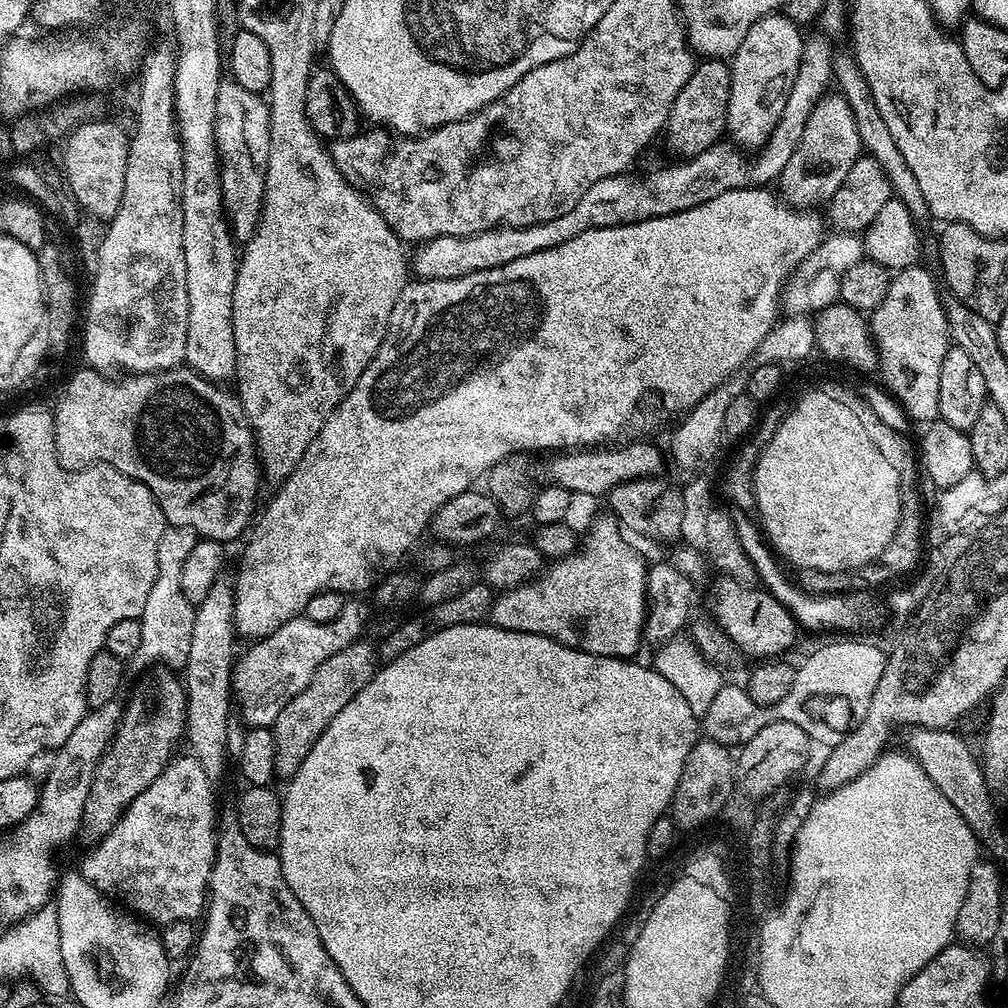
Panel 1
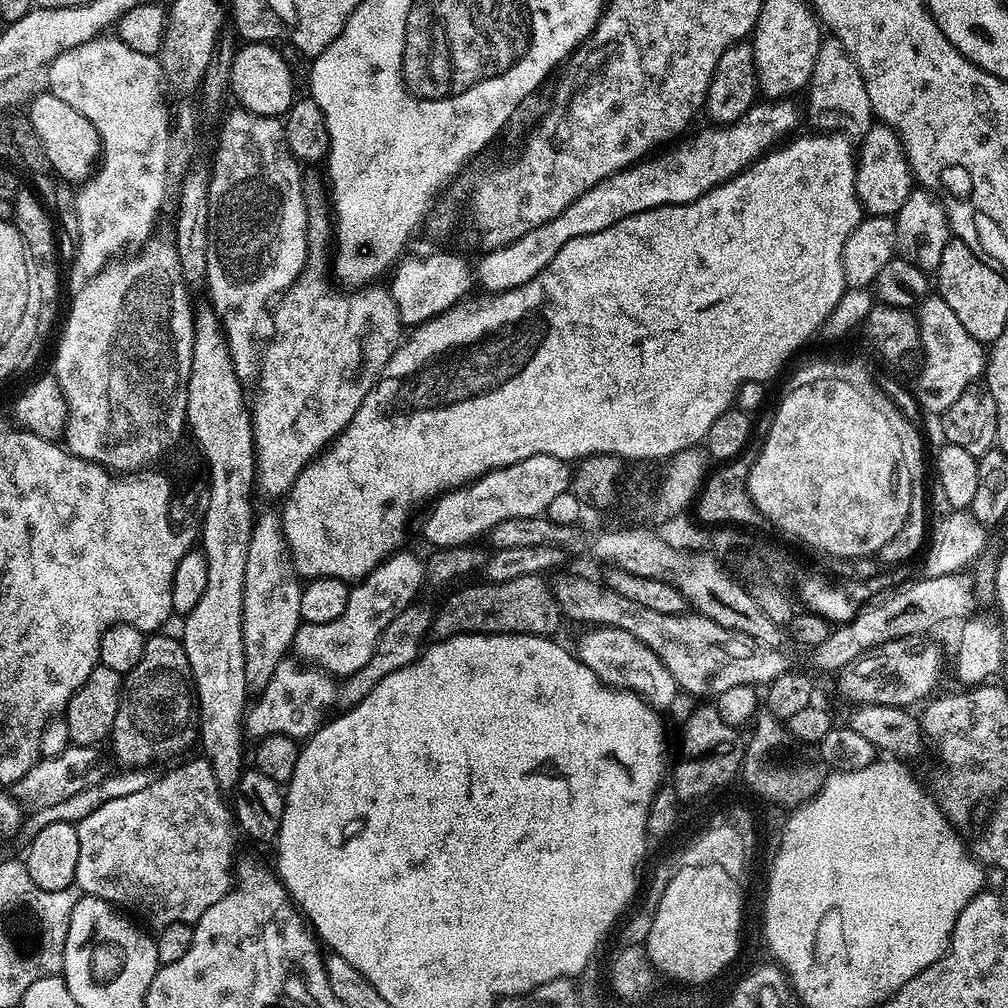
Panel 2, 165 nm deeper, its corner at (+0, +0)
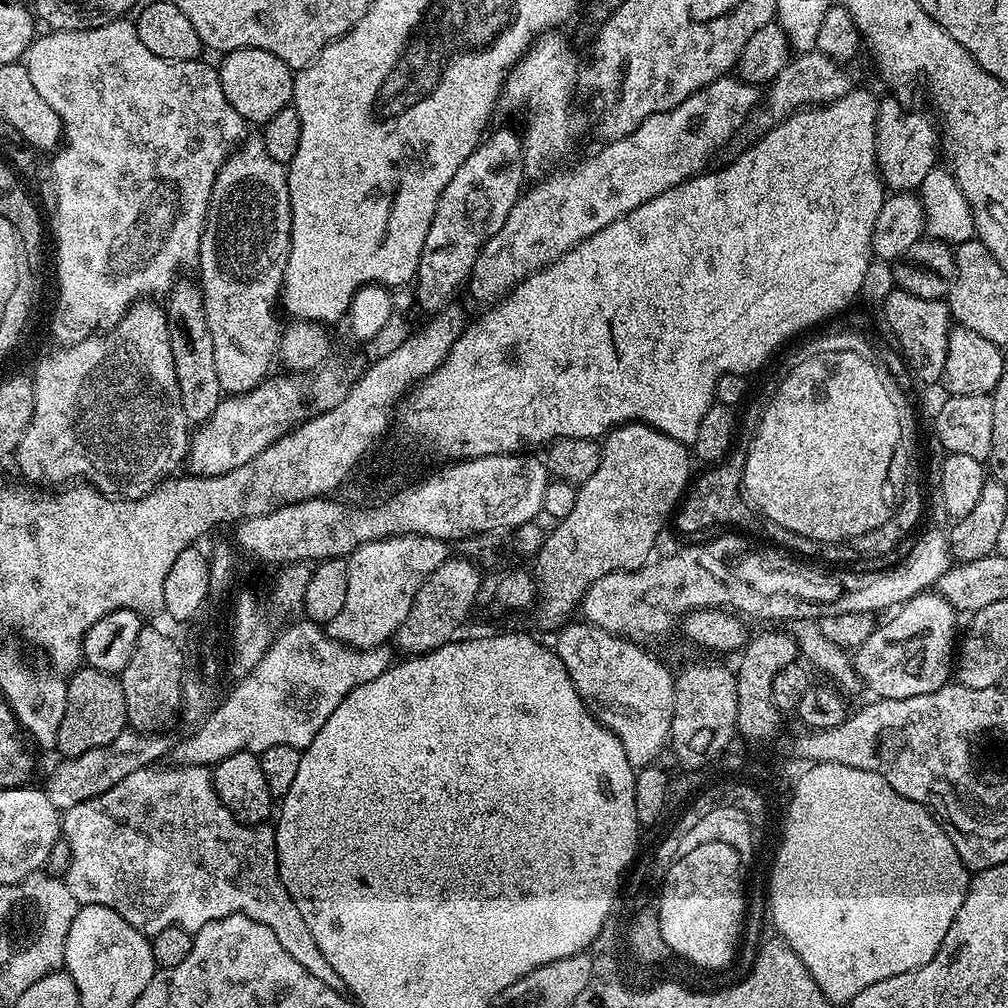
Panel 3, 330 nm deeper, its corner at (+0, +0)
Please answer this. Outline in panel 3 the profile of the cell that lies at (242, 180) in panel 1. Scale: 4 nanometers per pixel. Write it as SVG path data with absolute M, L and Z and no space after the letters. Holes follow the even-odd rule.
M259 135L251 136L229 155L216 176L198 257L198 285L203 292L206 322L213 339L214 366L218 382L228 394L254 391L273 371L272 359L277 359L282 335L281 329L276 329L276 308L278 312L292 237L292 211L285 165L274 162L274 158L266 154L266 146Z

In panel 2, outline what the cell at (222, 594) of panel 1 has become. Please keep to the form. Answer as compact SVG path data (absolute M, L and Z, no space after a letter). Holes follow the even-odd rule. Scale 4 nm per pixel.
M314 260L304 265L300 276L275 301L272 341L262 348L258 360L260 393L250 404L252 443L256 446L255 487L277 498L287 496L308 461L352 420L362 398L376 383L377 376L402 339L398 306L387 287L368 286L364 288L365 292L339 292L328 281L323 262Z

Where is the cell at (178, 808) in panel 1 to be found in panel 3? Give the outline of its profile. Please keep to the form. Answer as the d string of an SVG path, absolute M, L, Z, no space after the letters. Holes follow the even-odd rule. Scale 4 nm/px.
M149 766L134 770L134 774L122 778L122 782L118 782L118 786L114 786L110 790L106 790L86 802L82 802L78 806L67 809L63 813L62 836L68 843L71 856L71 863L66 869L66 883L70 894L74 894L77 905L97 904L98 906L113 908L119 916L126 918L126 922L130 922L130 926L134 926L134 930L144 933L149 938L157 936L158 933L170 926L178 926L190 933L195 933L197 928L206 926L206 922L221 920L227 916L234 915L236 912L240 912L243 916L249 916L258 922L268 924L274 930L278 942L282 942L286 954L290 954L290 958L294 958L294 962L298 962L298 966L310 970L310 974L314 974L314 978L318 978L326 986L339 989L341 987L340 976L334 970L334 966L330 966L330 962L326 962L318 942L314 942L314 934L310 934L310 926L306 926L301 912L298 911L298 906L293 902L292 895L288 893L286 886L282 882L280 867L276 861L275 831L268 826L249 826L235 820L230 814L230 810L226 810L226 806L218 798L218 794L212 785L211 771L208 768L203 768L202 766L160 767L162 766Z

